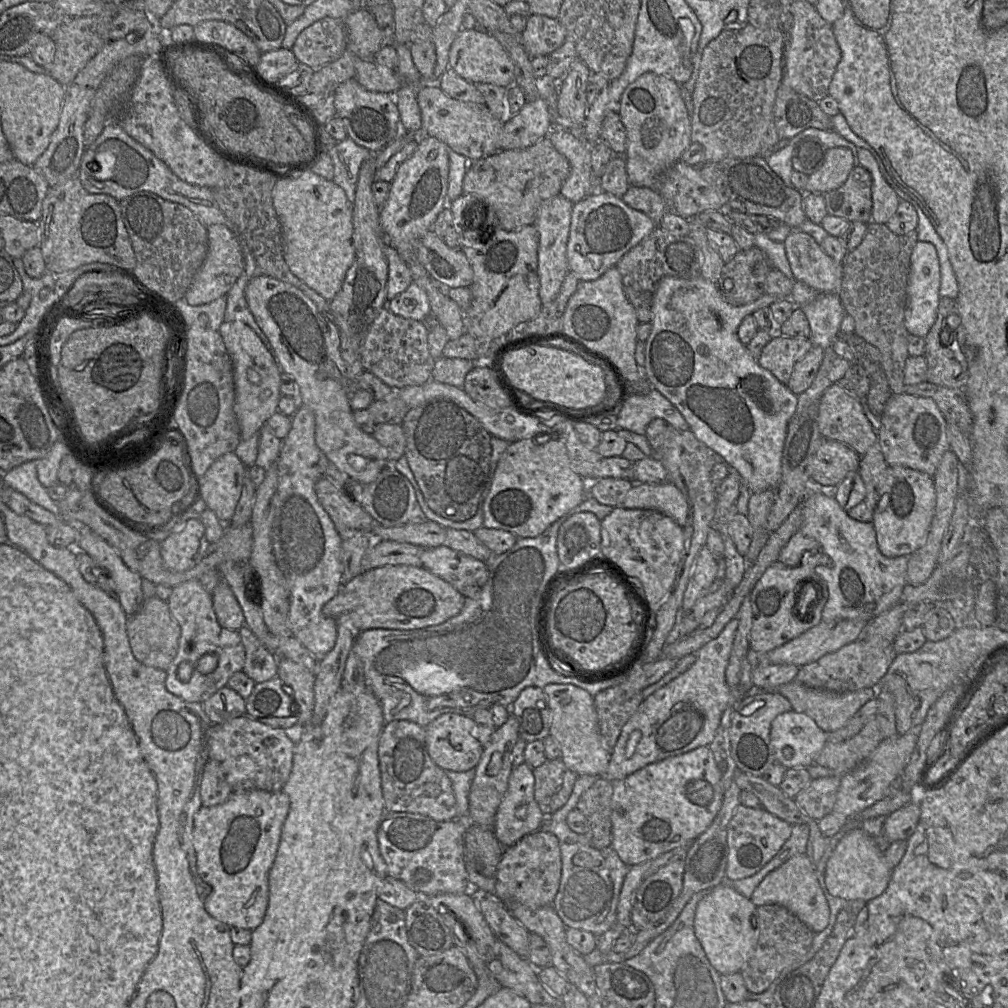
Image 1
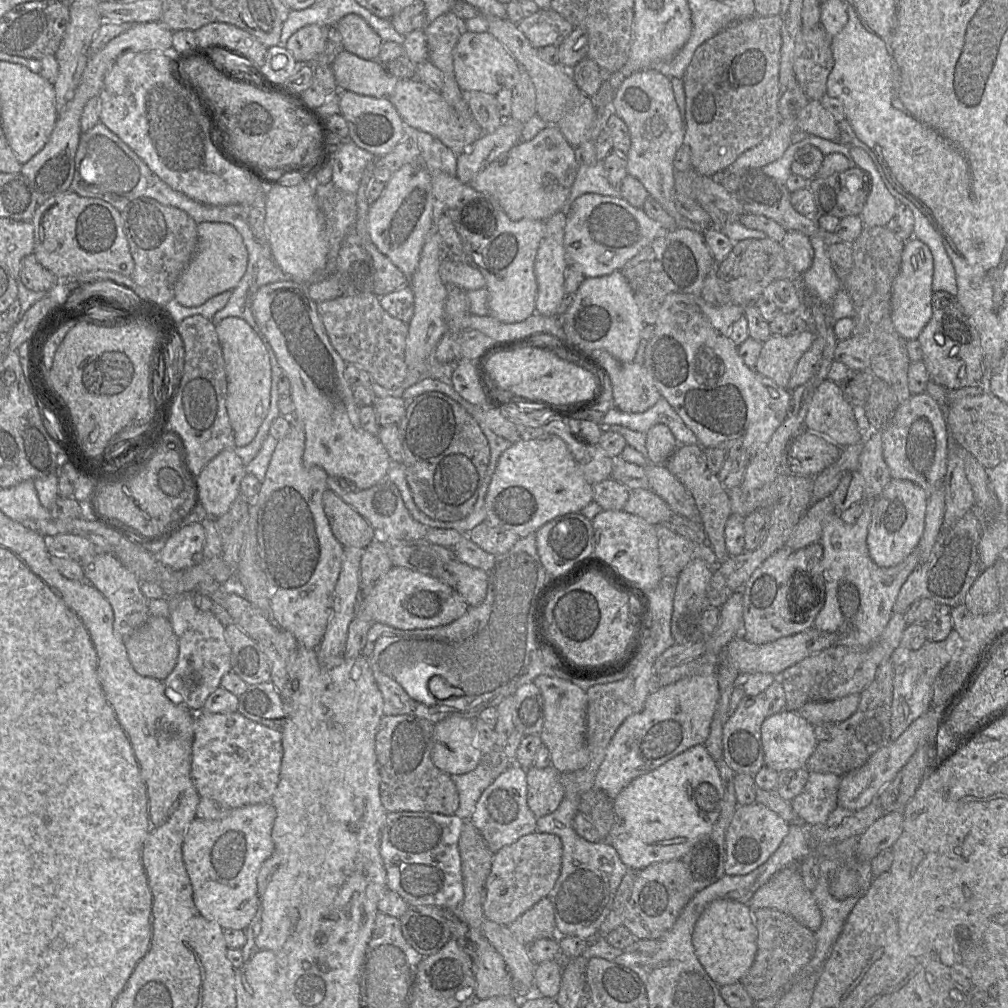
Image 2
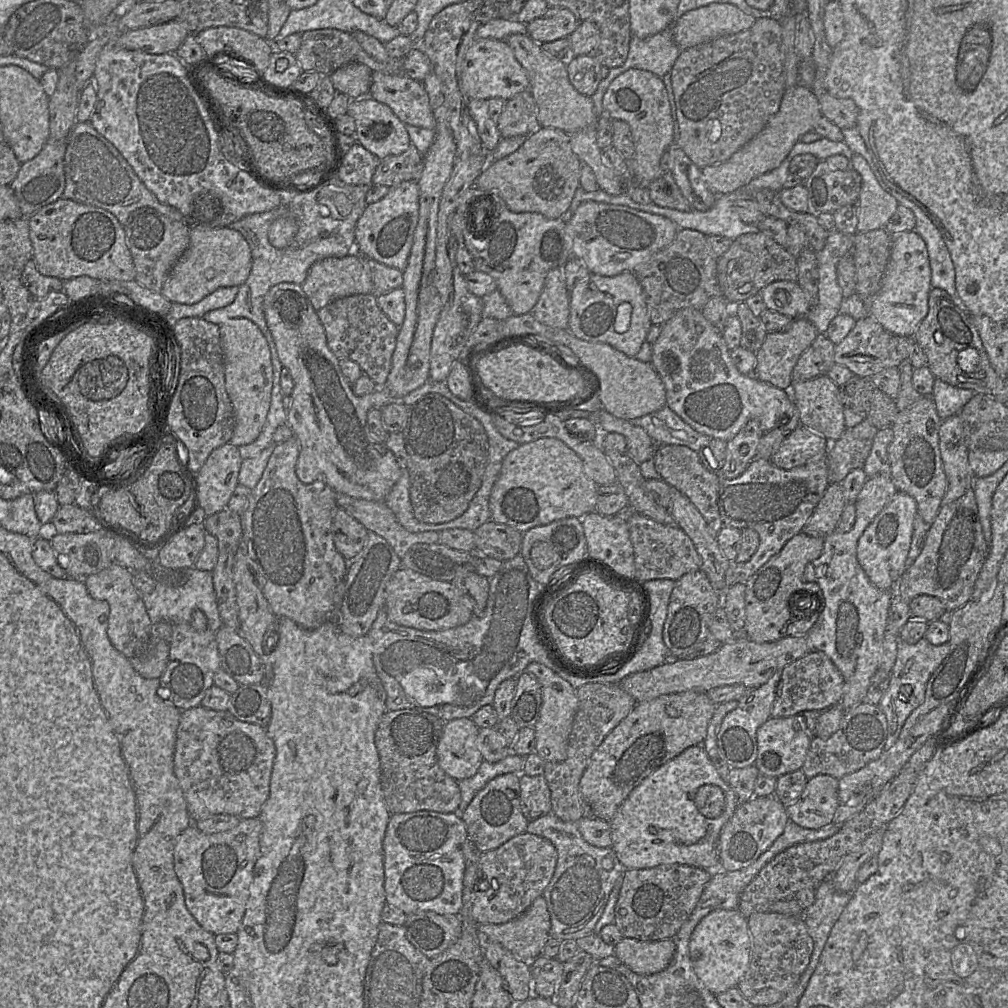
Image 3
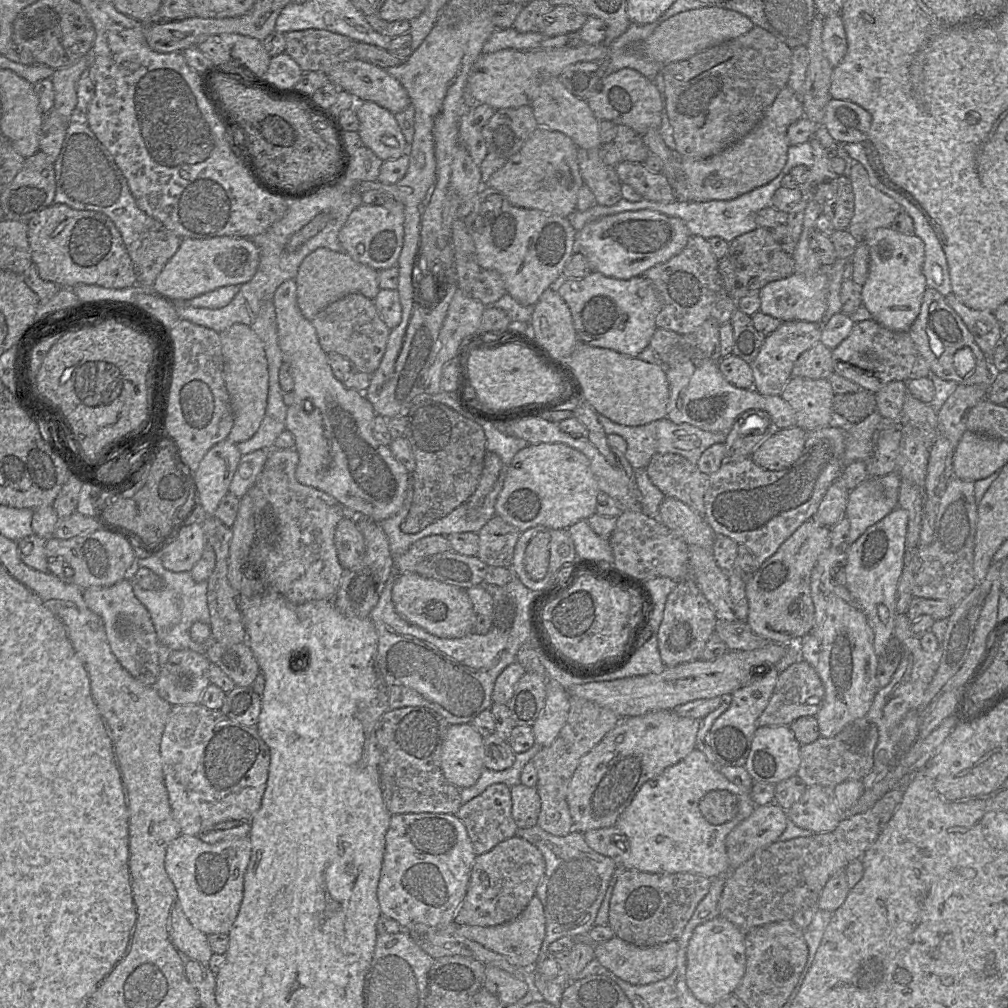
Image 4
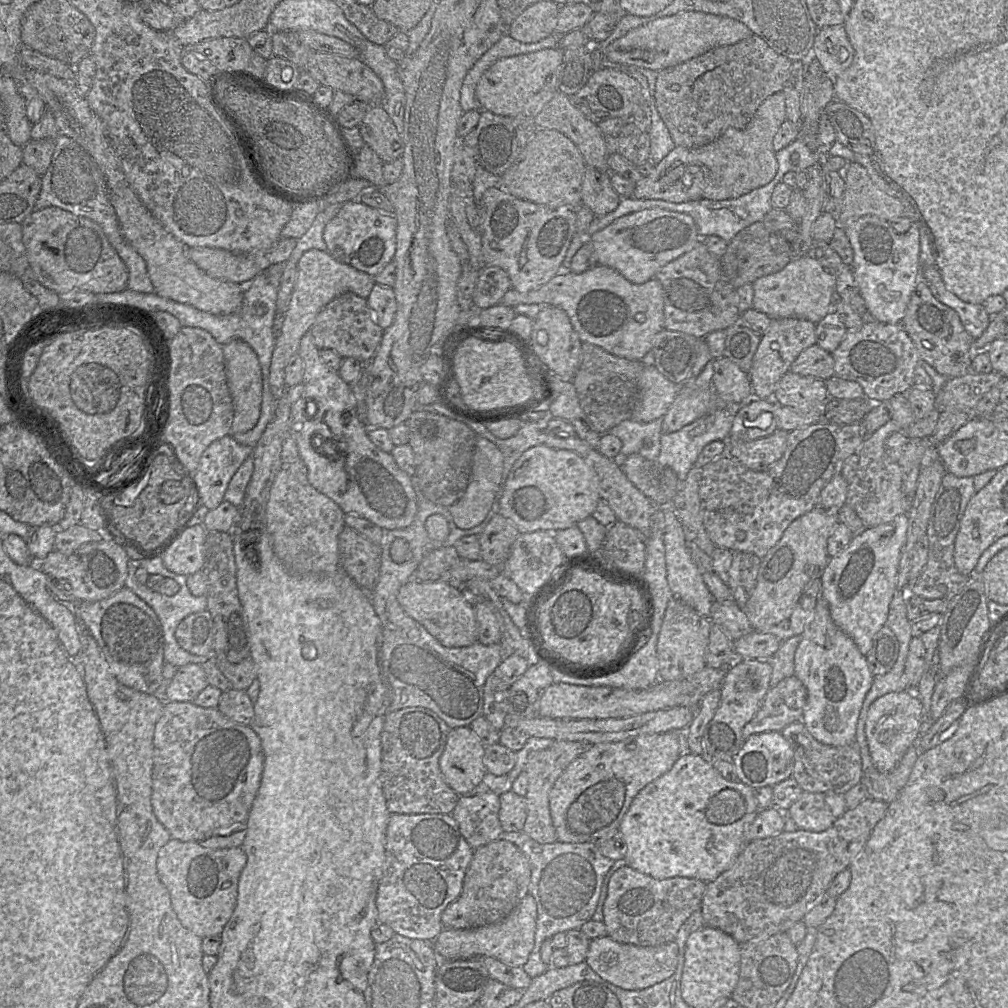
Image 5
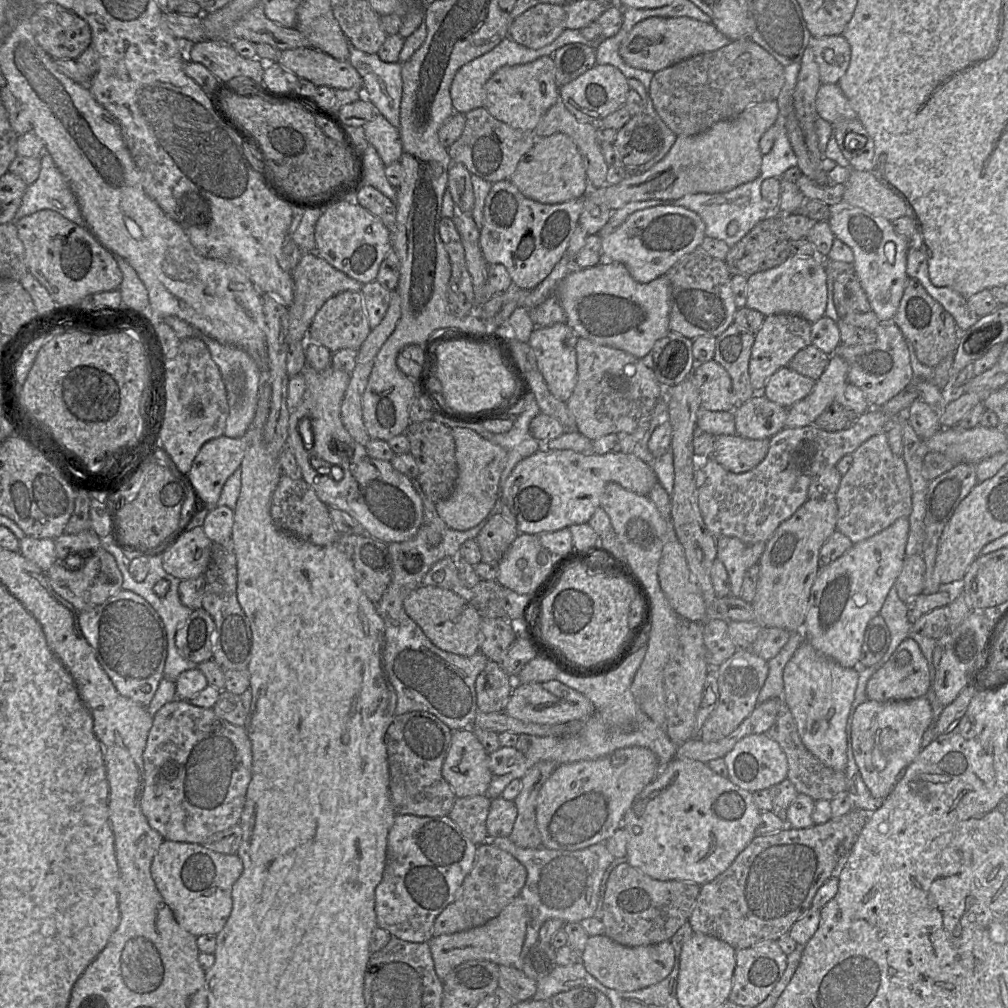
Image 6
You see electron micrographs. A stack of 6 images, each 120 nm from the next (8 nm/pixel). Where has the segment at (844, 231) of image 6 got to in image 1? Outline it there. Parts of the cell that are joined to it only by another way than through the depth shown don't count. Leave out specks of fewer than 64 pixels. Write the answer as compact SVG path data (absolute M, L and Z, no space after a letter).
M918 241L911 255L904 316L905 327L911 335L924 338L934 325L938 314L940 283L940 263L935 246L930 242Z

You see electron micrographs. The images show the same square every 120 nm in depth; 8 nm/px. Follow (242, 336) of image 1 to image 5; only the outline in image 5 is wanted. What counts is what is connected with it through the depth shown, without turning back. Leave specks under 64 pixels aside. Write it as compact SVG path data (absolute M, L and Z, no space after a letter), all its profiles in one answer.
M234 339L224 344L223 357L226 368L227 385L234 408L229 435L234 436L251 430L258 422L261 414L263 377L258 357L246 342L240 339Z

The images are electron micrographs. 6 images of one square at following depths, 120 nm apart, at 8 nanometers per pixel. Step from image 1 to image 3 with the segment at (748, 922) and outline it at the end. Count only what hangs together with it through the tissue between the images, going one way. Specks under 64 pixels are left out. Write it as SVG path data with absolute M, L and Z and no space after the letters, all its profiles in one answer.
M738 909L710 912L693 930L689 954L695 974L713 994L718 995L737 987L751 959L751 937L747 918Z

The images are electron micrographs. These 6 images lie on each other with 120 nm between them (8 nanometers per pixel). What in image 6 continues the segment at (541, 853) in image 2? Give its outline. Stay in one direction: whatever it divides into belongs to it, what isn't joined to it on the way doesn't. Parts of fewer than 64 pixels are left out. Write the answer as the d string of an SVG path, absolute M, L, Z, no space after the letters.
M491 841L478 845L473 867L465 877L456 899L434 921L433 936L454 934L484 925L519 896L526 879L527 869L510 853Z

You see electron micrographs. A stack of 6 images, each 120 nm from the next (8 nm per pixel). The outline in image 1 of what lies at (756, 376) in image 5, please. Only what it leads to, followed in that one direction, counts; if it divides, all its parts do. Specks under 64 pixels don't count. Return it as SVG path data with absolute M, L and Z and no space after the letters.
M774 333L757 359L781 383L787 384L795 364L813 347L808 338L784 337Z

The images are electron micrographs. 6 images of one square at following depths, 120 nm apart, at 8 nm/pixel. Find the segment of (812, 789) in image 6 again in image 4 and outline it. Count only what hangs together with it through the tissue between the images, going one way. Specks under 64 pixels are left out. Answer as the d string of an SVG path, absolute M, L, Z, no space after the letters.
M867 717L856 719L833 737L819 736L814 742L801 745L800 765L796 775L807 786L835 787L845 781L861 780L873 769L877 741L877 726Z

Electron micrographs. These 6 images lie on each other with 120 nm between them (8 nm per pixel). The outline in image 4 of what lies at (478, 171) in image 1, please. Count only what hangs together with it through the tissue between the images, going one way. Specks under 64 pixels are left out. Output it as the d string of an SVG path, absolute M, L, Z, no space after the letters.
M538 127L522 148L484 185L503 193L515 207L538 209L568 218L577 210L578 193L584 184L577 153L578 147L568 136Z

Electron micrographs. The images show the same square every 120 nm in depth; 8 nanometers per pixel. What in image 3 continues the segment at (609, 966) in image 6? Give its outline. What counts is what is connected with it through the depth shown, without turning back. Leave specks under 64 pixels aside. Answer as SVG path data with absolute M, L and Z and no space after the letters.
M622 938L614 946L614 956L631 971L640 975L658 973L671 963L676 951L673 939L639 941Z

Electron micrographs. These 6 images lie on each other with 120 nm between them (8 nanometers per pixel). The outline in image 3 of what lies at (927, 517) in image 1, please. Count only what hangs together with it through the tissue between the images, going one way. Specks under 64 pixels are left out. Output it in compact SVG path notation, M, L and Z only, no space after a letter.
M898 491L884 509L873 519L860 536L857 560L869 580L879 589L891 591L906 570L906 559L911 546L913 522L917 503L910 495Z

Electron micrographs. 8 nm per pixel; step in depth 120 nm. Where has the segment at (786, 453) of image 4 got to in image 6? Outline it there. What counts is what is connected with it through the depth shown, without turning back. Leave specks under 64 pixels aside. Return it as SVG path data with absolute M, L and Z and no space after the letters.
M737 434L716 436L711 458L732 473L744 473L765 458L769 440L747 439Z

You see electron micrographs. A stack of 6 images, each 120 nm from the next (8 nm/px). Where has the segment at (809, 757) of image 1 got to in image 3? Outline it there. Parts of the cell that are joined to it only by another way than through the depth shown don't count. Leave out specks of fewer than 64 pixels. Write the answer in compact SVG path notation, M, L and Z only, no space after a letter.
M803 715L770 717L757 730L757 758L754 766L759 774L778 778L801 769L813 737L805 724Z

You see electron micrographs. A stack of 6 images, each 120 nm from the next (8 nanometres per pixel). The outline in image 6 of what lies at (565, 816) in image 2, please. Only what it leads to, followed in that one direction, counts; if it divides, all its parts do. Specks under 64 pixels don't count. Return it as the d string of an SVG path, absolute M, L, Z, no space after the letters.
M508 837L490 839L495 846L510 853L527 869L527 879L520 891L527 908L526 936L520 959L523 959L531 947L539 941L539 930L543 923L549 919L559 919L564 923L580 922L583 919L593 917L599 899L599 891L602 878L607 867L615 857L609 852L605 843L598 843L576 851L551 850L544 847L522 848L514 844Z

